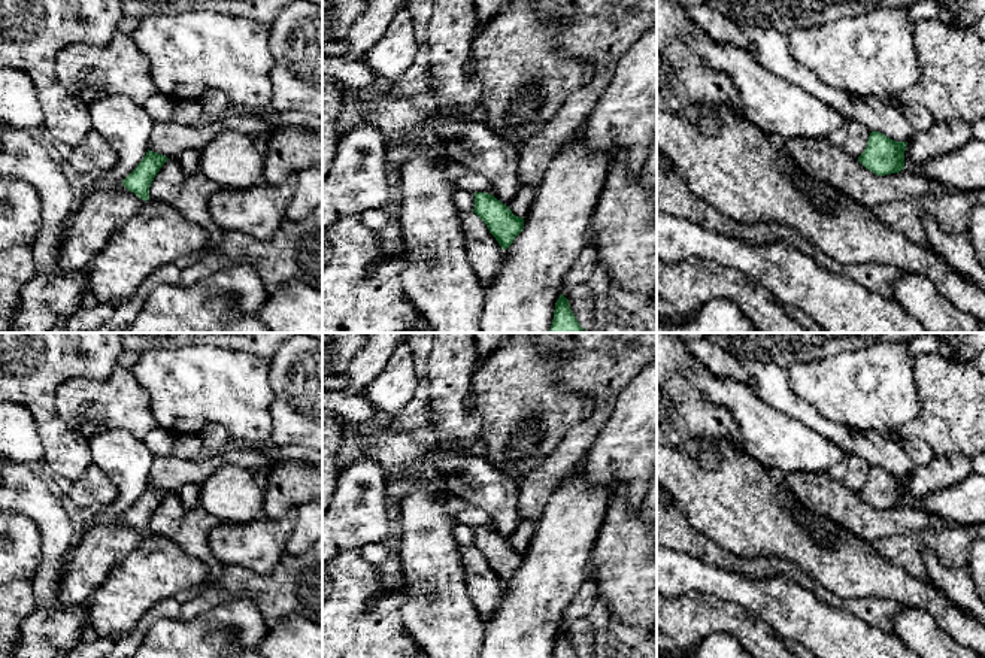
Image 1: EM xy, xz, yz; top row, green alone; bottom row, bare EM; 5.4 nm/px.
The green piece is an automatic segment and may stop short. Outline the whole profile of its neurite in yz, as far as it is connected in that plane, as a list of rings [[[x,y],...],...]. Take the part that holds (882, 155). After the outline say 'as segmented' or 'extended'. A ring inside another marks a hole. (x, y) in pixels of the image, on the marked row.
[[[872,131],[858,161],[878,176],[898,173],[904,169],[907,142],[895,142],[879,131]]] | as segmented

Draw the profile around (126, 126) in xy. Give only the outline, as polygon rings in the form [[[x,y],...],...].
[[[106,95],[88,104],[91,128],[116,151],[119,163],[85,192],[85,200],[97,189],[122,184],[148,152],[149,137],[155,121],[143,106],[124,95]]]

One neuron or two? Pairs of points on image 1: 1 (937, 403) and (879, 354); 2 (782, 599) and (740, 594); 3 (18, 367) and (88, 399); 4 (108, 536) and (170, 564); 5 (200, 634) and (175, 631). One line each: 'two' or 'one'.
1: two
2: one
3: two
4: two
5: one

